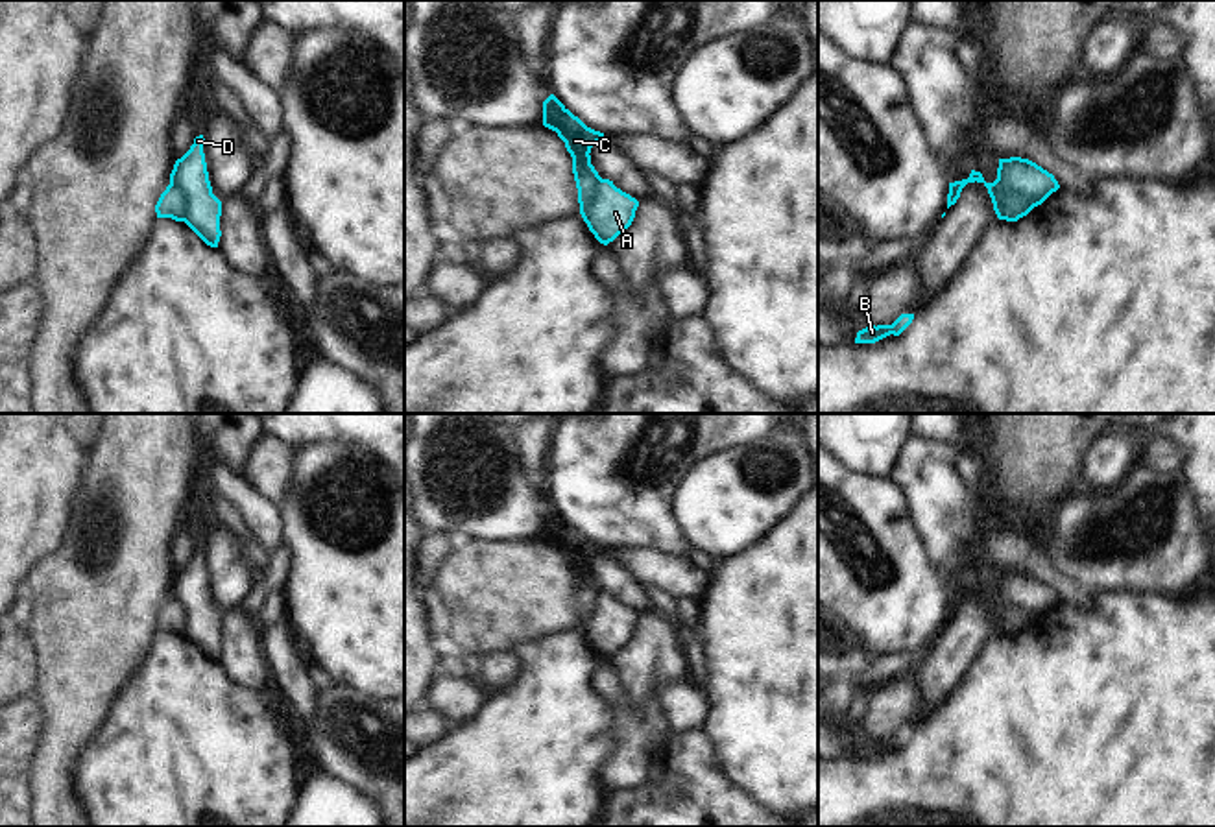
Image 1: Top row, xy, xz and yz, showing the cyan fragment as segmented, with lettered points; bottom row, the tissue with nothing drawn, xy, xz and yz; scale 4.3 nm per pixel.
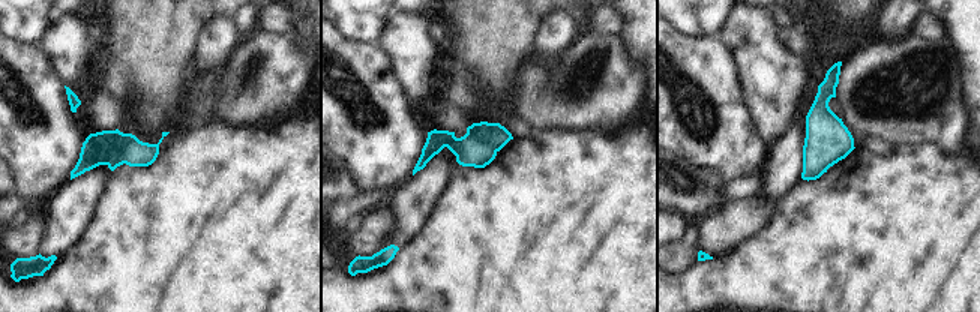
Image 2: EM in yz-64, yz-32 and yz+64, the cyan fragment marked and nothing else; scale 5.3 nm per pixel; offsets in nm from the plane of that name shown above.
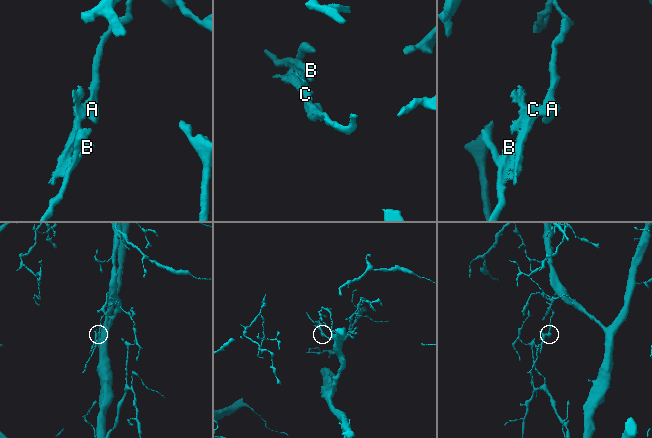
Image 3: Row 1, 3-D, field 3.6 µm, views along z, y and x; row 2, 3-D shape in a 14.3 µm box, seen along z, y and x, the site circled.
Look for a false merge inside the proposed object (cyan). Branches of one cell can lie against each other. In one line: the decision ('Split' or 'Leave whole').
Split.

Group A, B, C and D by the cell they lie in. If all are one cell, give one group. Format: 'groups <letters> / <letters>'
groups A D / B C

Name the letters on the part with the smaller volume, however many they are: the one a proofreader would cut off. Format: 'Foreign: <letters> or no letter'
Foreign: B, C.

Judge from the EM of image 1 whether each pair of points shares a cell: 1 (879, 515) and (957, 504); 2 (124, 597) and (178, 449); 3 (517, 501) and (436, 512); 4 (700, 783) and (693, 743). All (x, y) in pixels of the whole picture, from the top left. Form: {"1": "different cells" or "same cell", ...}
{"1": "different cells", "2": "same cell", "3": "same cell", "4": "same cell"}

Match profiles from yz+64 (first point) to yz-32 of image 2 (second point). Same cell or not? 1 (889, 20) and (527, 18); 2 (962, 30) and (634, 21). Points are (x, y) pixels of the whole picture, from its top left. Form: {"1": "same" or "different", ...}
{"1": "different", "2": "same"}

